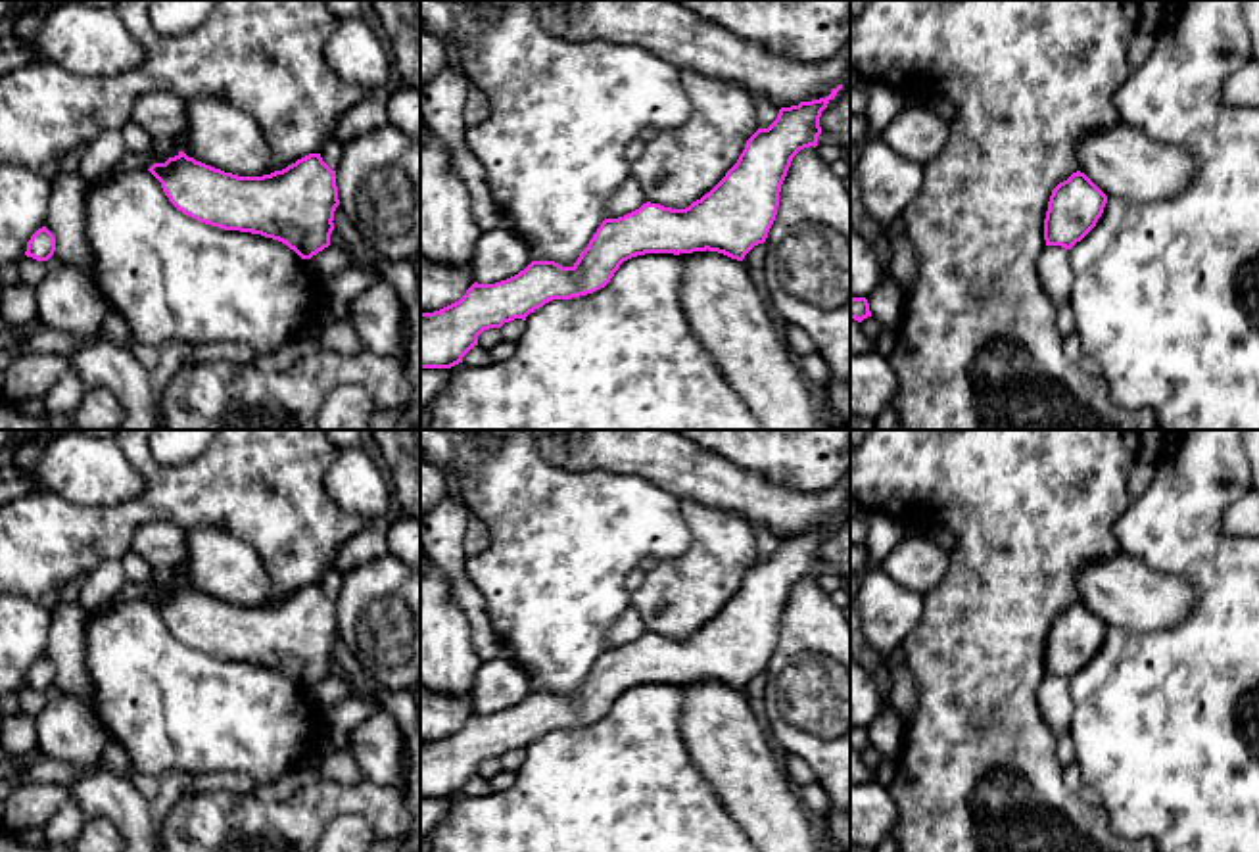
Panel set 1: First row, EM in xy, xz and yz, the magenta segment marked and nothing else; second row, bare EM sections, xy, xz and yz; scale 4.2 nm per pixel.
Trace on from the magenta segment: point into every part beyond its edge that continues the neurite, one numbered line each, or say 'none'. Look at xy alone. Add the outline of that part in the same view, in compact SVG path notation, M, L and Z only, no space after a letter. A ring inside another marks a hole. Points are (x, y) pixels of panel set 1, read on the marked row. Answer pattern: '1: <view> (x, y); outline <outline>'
1: xy (217, 133); outline M215 96L188 98L184 104L180 152L238 177L274 173L273 152L251 115Z

